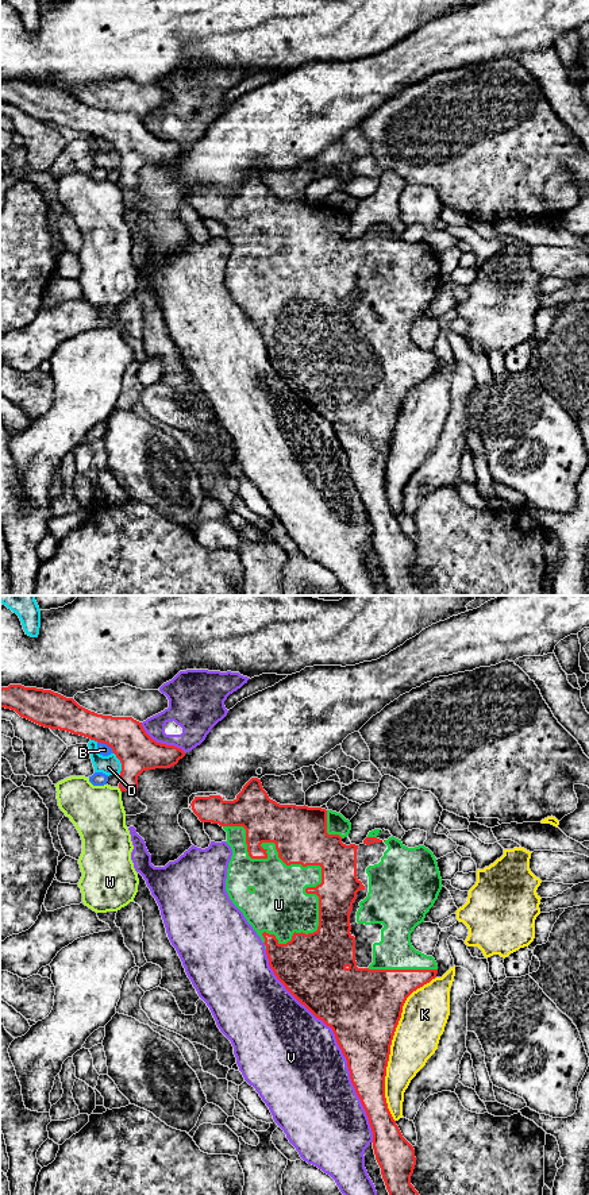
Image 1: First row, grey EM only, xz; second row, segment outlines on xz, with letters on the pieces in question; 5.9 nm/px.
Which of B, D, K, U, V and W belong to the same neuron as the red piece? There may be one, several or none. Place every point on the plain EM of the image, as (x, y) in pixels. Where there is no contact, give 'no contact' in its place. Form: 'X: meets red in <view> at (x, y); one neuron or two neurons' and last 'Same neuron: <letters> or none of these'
B: meets red in xz at (107, 139); two neurons
D: meets red in xz at (120, 157); two neurons
K: meets red in xz at (391, 439); two neurons
U: meets red in xz at (288, 259); one neuron
V: meets red in xz at (338, 439); two neurons
W: meets red in xz at (120, 185); two neurons
Same neuron: U

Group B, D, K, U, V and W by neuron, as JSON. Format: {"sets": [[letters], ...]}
{"sets": [["B"], ["D"], ["K"], ["U"], ["V"], ["W"]]}

